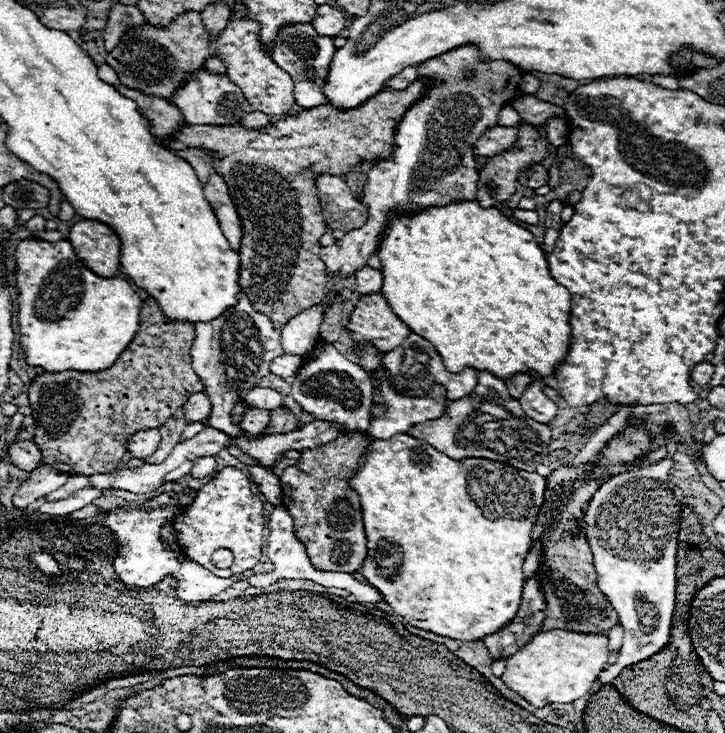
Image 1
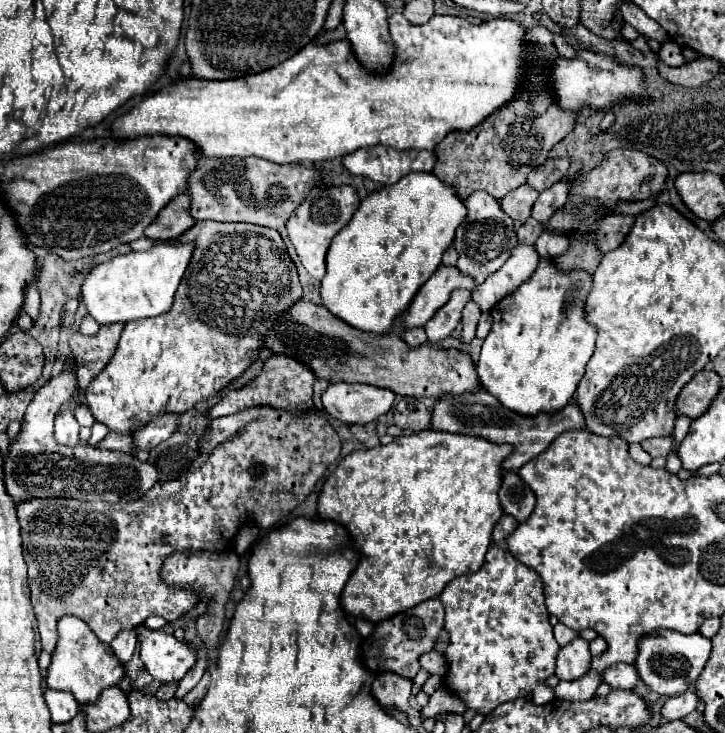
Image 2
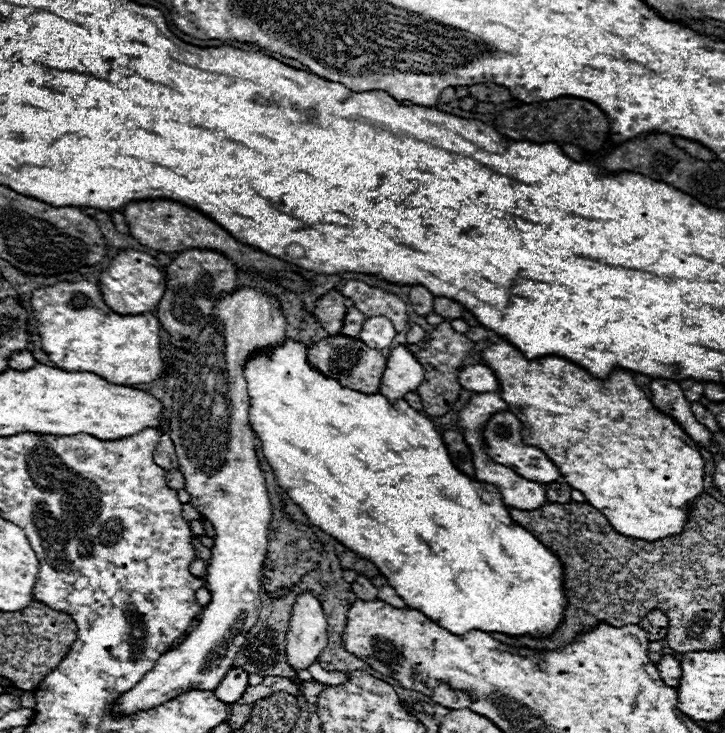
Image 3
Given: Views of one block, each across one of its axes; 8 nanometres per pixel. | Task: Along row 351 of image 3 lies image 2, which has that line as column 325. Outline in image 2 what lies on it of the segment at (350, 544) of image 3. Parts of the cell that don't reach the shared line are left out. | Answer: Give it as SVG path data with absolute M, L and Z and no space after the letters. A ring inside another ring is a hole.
M414 172L400 178L392 186L384 186L368 194L350 224L334 236L330 252L326 256L326 276L322 278L320 296L322 304L346 324L364 330L384 334L392 328L394 318L406 310L420 286L438 270L442 254L452 246L456 228L464 222L468 208L458 198L456 188L442 182L434 172Z

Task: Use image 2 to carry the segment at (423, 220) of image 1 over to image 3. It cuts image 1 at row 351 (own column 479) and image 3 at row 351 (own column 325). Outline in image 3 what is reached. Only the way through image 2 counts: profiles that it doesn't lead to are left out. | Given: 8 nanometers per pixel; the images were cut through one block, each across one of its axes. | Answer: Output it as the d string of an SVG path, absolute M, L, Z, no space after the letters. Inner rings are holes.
M504 338L484 350L482 356L500 380L498 392L508 400L510 410L524 426L524 442L540 448L556 462L566 484L580 490L588 504L600 508L616 532L640 540L662 540L684 530L690 504L704 494L704 458L696 442L690 436L686 438L684 430L670 416L652 406L628 372L616 370L610 378L600 380L560 356L528 360Z

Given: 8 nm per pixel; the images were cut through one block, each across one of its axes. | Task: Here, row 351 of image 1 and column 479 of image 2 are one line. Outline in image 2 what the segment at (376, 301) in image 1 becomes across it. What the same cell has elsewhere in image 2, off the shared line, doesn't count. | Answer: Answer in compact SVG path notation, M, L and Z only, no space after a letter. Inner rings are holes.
M302 302L296 304L294 308L290 308L290 314L286 314L280 320L280 326L274 328L270 332L270 336L266 338L266 346L274 352L274 354L286 354L292 356L304 364L308 364L314 374L318 378L326 378L330 376L330 382L360 382L360 384L372 384L372 386L380 386L380 388L388 388L400 396L412 396L412 398L434 398L438 400L438 396L460 396L466 392L476 392L478 388L484 390L482 382L478 380L478 372L476 372L476 364L472 362L470 354L464 350L442 350L442 348L432 348L428 344L422 344L418 348L408 348L408 344L394 334L372 334L372 332L362 332L356 330L352 326L348 326L346 322L342 322L340 318L332 316L324 306L316 306L310 302Z

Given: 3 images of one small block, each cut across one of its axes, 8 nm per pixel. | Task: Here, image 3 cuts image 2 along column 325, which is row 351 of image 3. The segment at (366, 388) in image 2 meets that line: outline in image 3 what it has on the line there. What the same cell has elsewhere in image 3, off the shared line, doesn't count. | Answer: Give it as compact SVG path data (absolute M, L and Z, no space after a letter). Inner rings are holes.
M398 346L392 350L386 370L384 370L384 380L380 384L380 394L388 398L390 404L396 400L402 400L408 392L414 392L424 380L424 370L420 364L416 364L414 356Z

